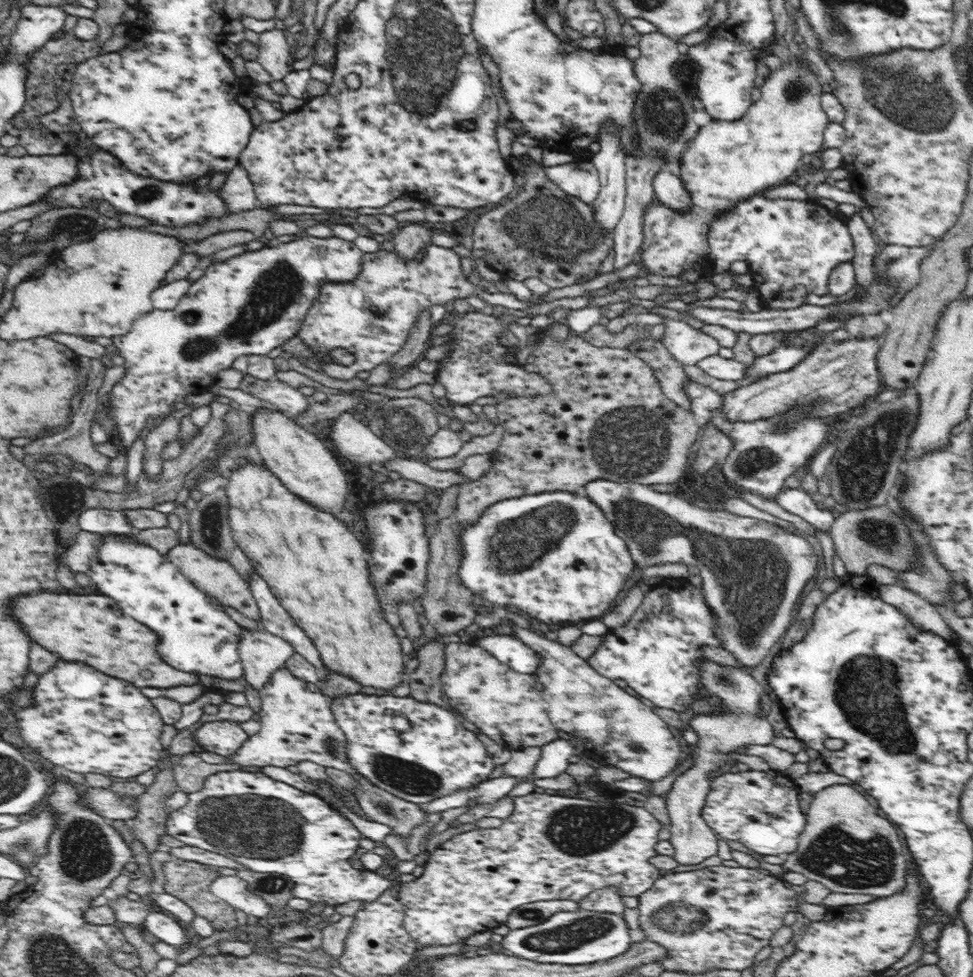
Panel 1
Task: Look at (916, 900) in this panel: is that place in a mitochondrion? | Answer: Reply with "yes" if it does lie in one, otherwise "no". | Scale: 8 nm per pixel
no

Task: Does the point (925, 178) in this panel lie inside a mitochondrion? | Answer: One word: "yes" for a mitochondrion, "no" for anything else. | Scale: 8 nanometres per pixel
no

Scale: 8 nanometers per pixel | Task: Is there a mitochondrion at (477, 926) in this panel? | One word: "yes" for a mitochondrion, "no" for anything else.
no

